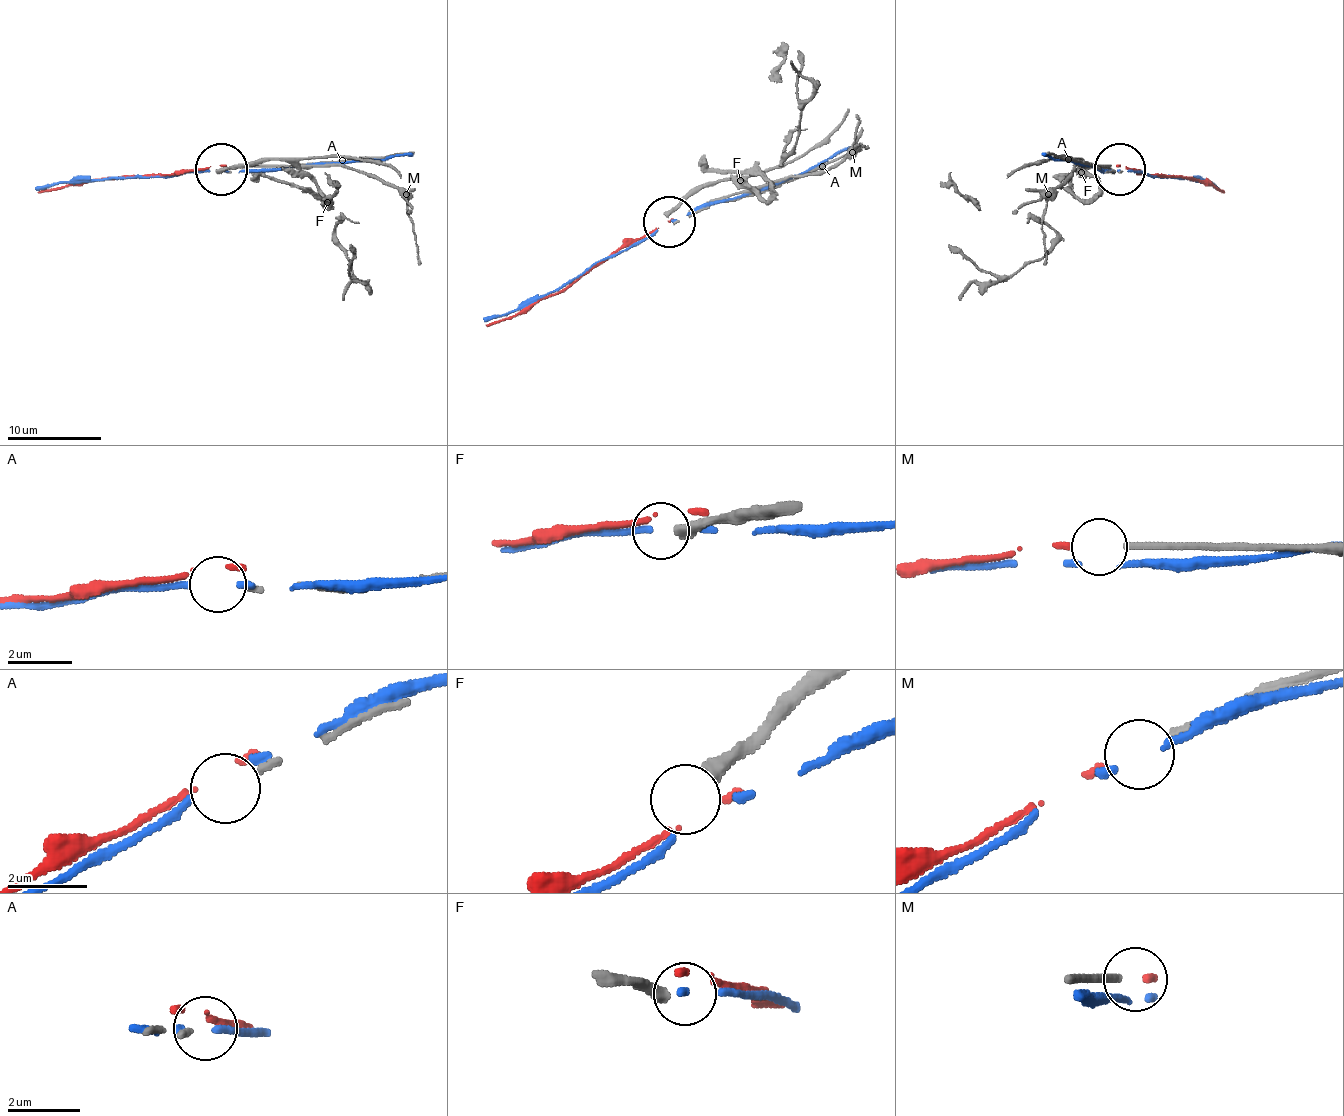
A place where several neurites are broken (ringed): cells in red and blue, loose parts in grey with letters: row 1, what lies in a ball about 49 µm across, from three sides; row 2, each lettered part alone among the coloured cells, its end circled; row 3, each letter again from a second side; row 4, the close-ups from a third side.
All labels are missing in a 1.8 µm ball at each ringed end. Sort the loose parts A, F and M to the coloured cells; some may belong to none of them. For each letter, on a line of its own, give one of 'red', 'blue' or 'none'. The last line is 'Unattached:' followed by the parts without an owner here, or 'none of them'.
A: none
F: none
M: red
Unattached: A, F

